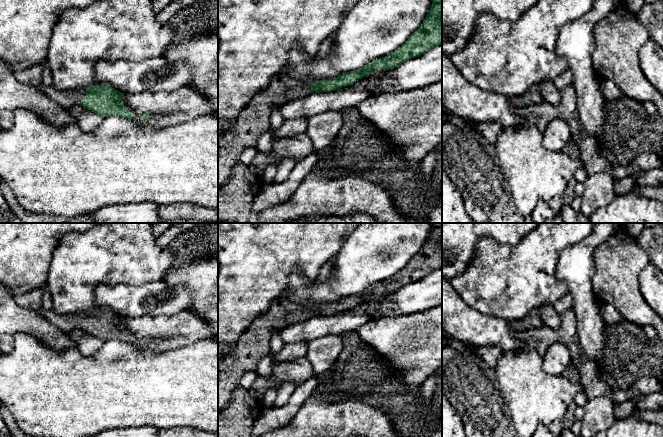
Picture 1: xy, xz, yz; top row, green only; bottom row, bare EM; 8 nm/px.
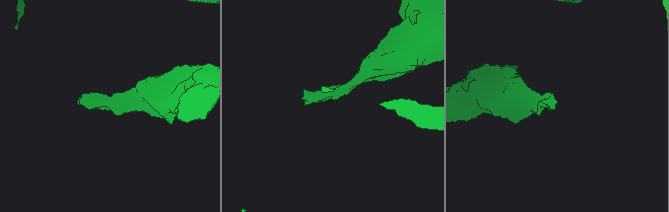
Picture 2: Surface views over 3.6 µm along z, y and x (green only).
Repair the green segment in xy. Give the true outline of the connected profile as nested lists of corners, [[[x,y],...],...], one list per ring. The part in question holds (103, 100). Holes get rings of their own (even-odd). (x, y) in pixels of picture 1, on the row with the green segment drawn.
[[[40,84],[38,89],[66,109],[81,105],[102,117],[118,115],[126,119],[133,119],[135,116],[122,104],[124,93],[113,89],[108,84],[67,90],[59,90],[53,84]]]

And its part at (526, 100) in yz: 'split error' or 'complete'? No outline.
split error

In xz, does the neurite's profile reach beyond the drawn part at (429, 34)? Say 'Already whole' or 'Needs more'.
Needs more

